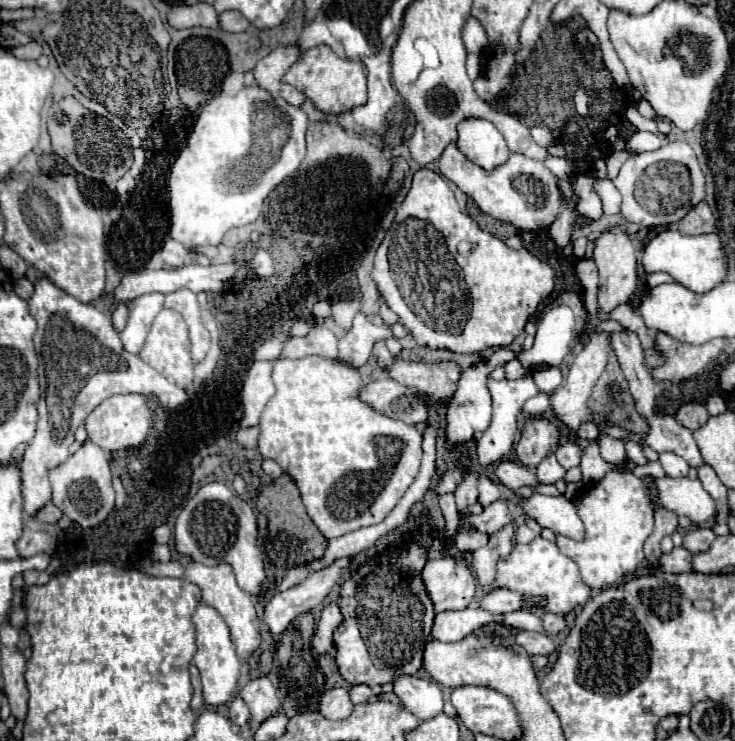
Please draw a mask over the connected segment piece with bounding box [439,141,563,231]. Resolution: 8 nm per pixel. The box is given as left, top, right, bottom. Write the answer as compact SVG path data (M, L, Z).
M449 143L439 159L441 173L453 181L465 195L469 195L477 207L491 215L493 219L499 219L503 223L511 223L521 231L537 231L547 229L557 221L563 205L563 193L559 187L557 177L545 167L543 161L529 159L525 155L513 153L507 163L495 167L493 171L485 171L479 165L471 163L453 143Z

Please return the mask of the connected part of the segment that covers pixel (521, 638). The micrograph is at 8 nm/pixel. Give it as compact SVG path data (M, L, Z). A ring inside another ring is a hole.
M519 631L515 635L515 643L519 647L525 647L525 651L529 651L529 655L551 655L557 649L555 641L549 639L545 633Z

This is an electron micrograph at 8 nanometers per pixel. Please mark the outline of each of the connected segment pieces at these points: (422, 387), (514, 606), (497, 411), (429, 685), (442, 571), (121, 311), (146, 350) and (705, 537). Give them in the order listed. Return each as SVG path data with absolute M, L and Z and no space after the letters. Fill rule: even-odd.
M375 341L373 345L375 363L389 373L391 379L405 383L421 393L425 393L431 401L451 399L457 391L457 381L461 371L455 363L421 363L421 361L401 361L389 353L383 341Z
M493 589L481 597L479 607L485 611L491 611L491 613L519 611L523 607L523 599L519 593L513 593L507 589Z
M531 377L517 379L517 381L507 381L507 379L493 381L493 379L489 379L487 385L491 391L491 397L493 397L493 419L491 419L489 429L483 431L479 441L477 441L477 455L479 455L481 465L491 465L493 461L503 459L503 455L511 451L513 441L515 441L515 433L517 433L517 415L521 413L523 403L539 393L537 385L531 381Z
M397 675L397 679L393 679L393 693L421 721L431 719L443 711L441 687L429 677Z
M463 555L429 559L421 573L435 613L465 609L475 597L477 581Z
M119 303L115 307L115 311L111 313L111 321L113 321L113 327L117 331L123 331L125 329L125 323L127 323L127 305L125 303Z
M163 309L155 317L153 329L151 329L143 349L139 351L139 357L145 363L149 363L151 367L155 367L161 375L165 375L171 383L191 385L191 381L193 381L193 363L191 363L191 355L189 355L189 335L187 335L187 325L185 325L183 317L177 311Z
M709 527L689 529L689 531L683 535L683 547L685 547L689 553L697 555L697 553L701 553L701 551L707 551L715 537L717 537L717 535L715 535L713 529L709 529Z

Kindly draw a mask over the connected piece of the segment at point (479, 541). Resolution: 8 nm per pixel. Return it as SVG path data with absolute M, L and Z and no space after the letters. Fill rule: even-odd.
M457 531L457 549L459 549L459 553L471 553L471 551L483 547L485 543L487 543L487 535L481 535L477 531L471 531L471 533Z

